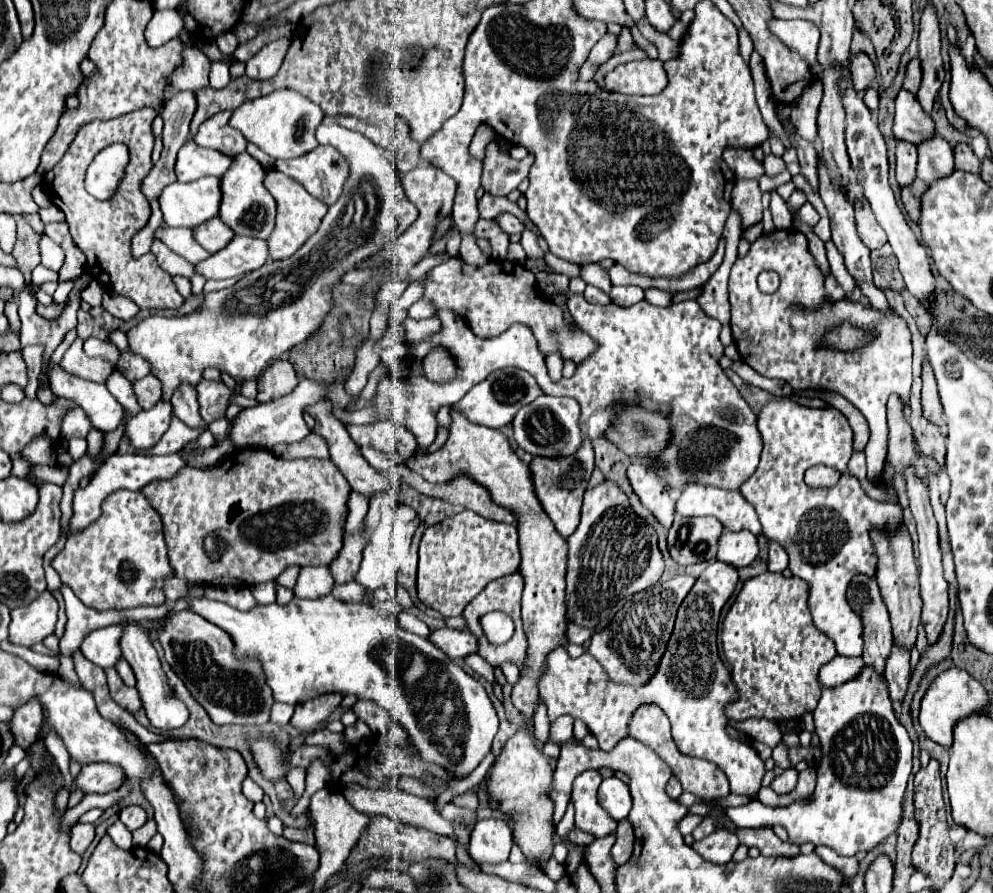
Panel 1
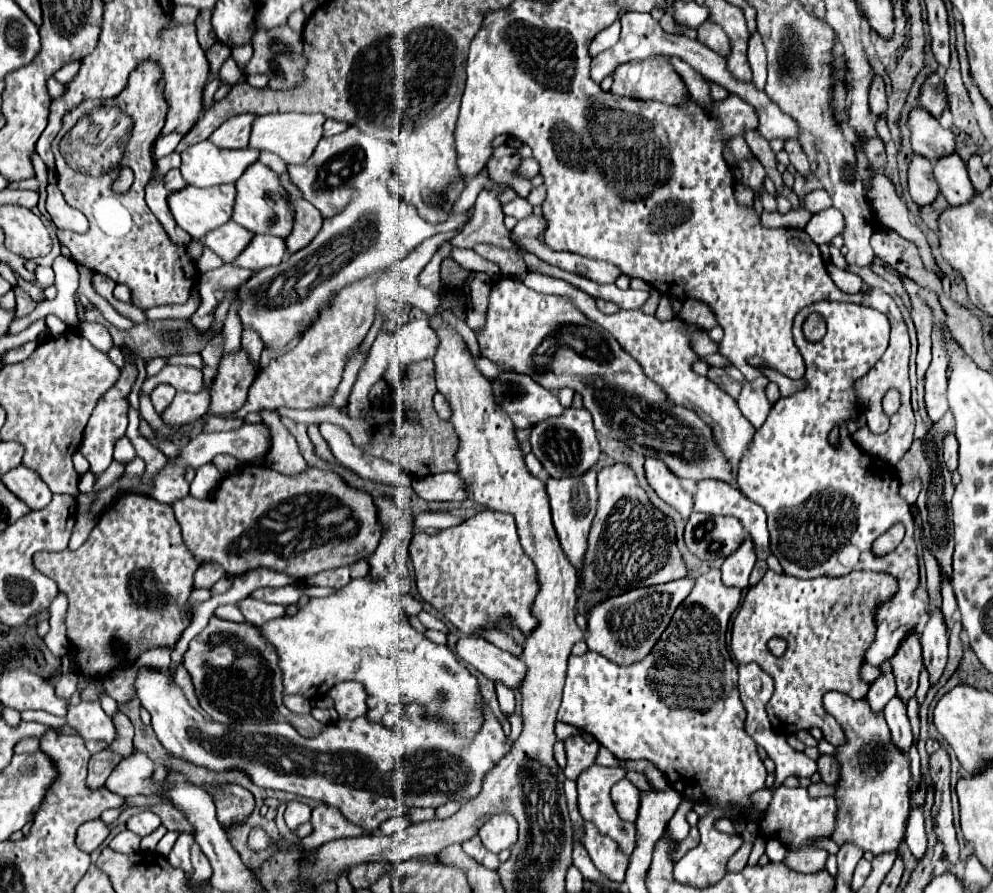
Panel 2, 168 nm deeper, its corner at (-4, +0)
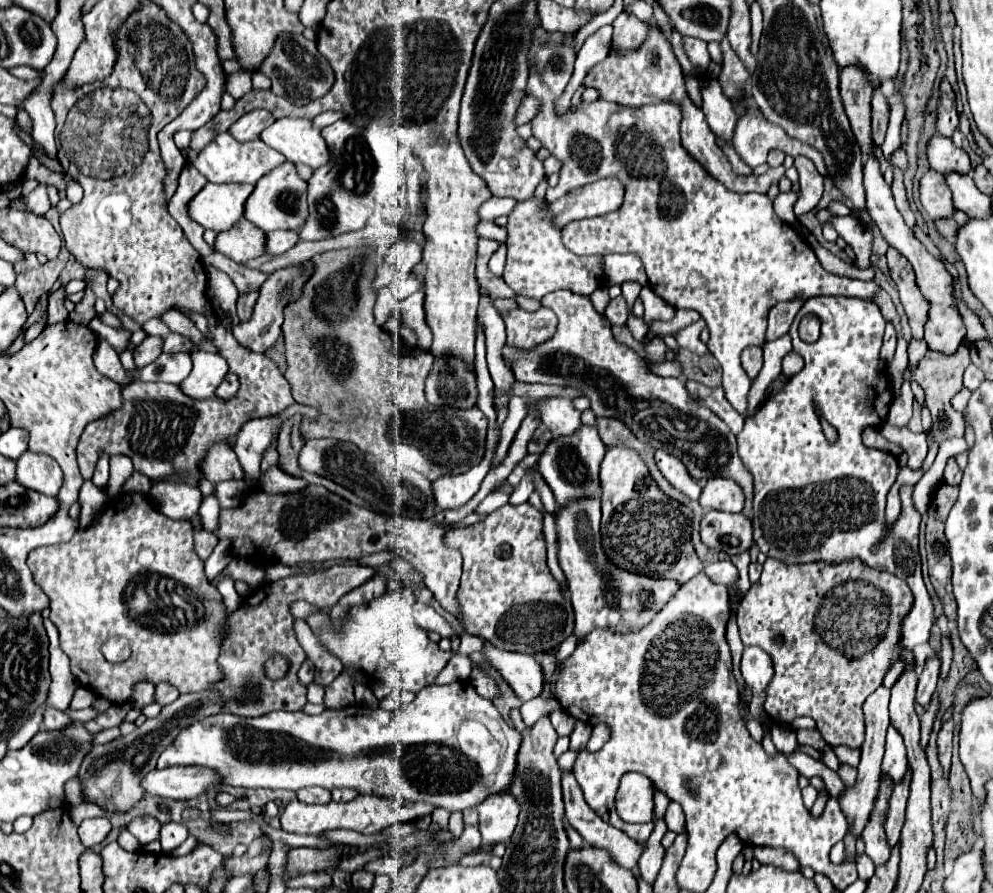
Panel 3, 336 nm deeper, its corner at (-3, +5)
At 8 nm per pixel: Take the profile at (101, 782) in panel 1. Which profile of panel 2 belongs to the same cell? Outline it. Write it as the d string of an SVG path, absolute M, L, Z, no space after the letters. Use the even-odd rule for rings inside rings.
M134 753L126 757L108 777L106 789L130 797L130 795L158 795L160 783L152 781L154 775L154 761L148 759L144 753Z

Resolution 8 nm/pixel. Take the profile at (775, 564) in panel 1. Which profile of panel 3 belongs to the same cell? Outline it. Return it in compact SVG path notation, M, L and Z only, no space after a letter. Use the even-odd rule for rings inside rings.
M711 478L707 480L699 504L703 510L721 510L721 512L741 512L745 496L739 484L731 478Z

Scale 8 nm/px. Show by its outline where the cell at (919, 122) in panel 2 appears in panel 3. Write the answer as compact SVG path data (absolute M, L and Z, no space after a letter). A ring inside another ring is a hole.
M933 134L927 142L927 158L931 168L941 174L947 174L947 170L959 170L965 174L971 172L967 152L963 148L957 148L951 138L945 138L941 134Z

